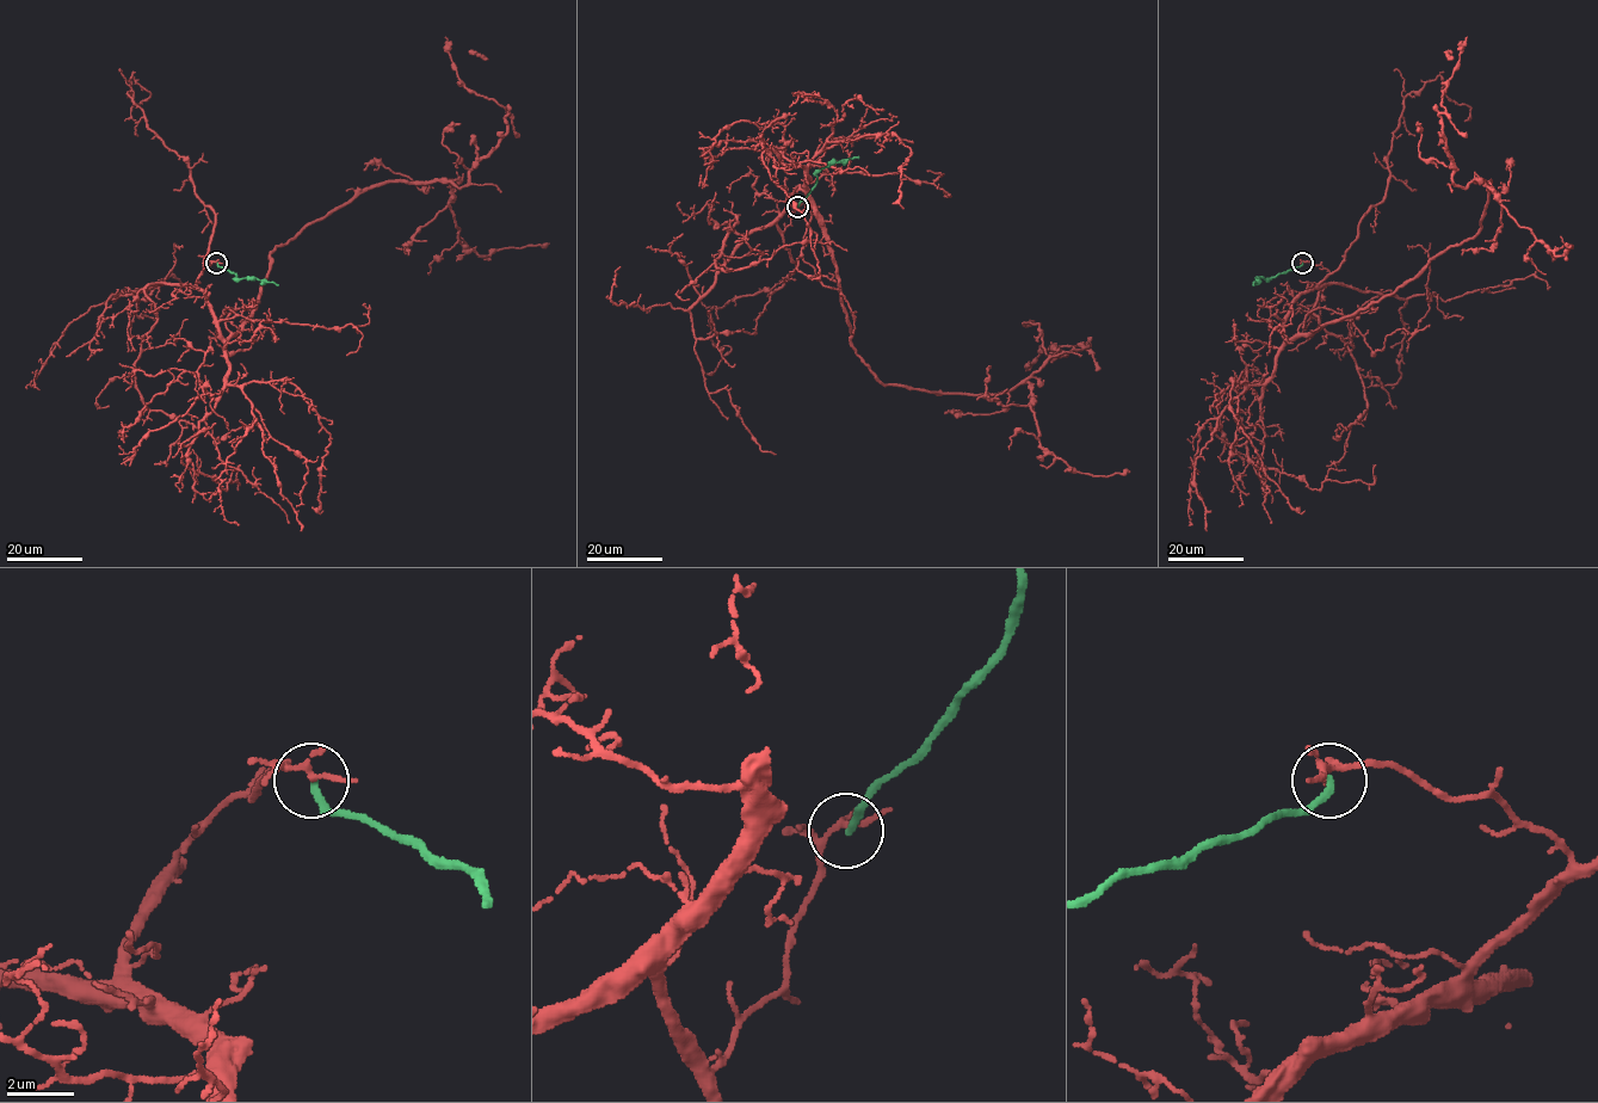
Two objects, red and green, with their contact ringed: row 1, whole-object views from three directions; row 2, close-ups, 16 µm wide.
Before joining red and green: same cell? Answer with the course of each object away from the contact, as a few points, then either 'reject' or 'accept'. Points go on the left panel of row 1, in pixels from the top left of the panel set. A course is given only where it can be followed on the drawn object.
red runs (216, 263), (197, 285), (224, 339), (303, 229), (387, 183), (463, 188), (507, 130), (457, 78), (487, 60); green runs (216, 263), (234, 273), (235, 278), (265, 279), (278, 285); reject

